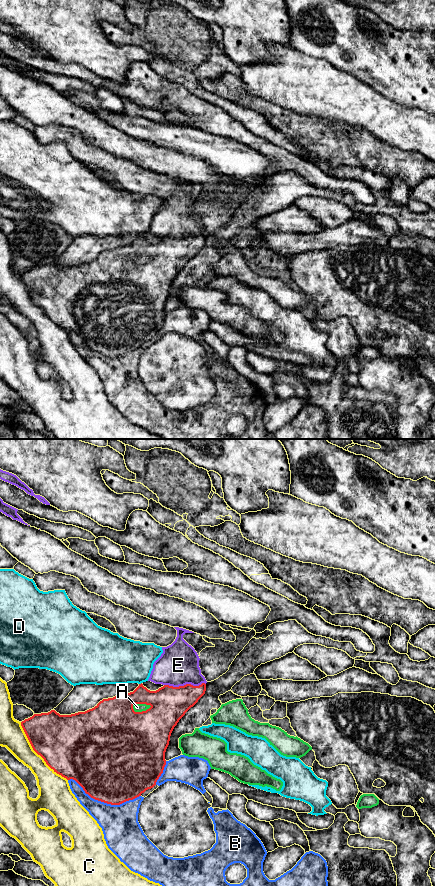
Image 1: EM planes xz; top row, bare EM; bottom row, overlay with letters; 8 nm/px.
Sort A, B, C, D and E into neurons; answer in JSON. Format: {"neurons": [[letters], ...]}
{"neurons": [["A"], ["B"], ["C"], ["D"], ["E"]]}

